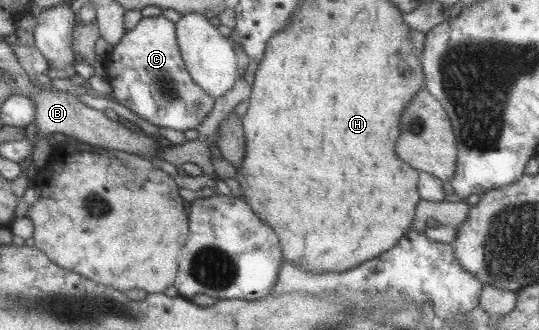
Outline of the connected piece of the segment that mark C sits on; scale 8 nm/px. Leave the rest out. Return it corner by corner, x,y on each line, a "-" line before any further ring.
160,16
141,17
136,25
124,32
120,41
103,56
105,79
112,88
115,101
138,117
158,128
170,128
179,132
198,128
210,114
214,99
208,97
186,72
174,35
174,24

